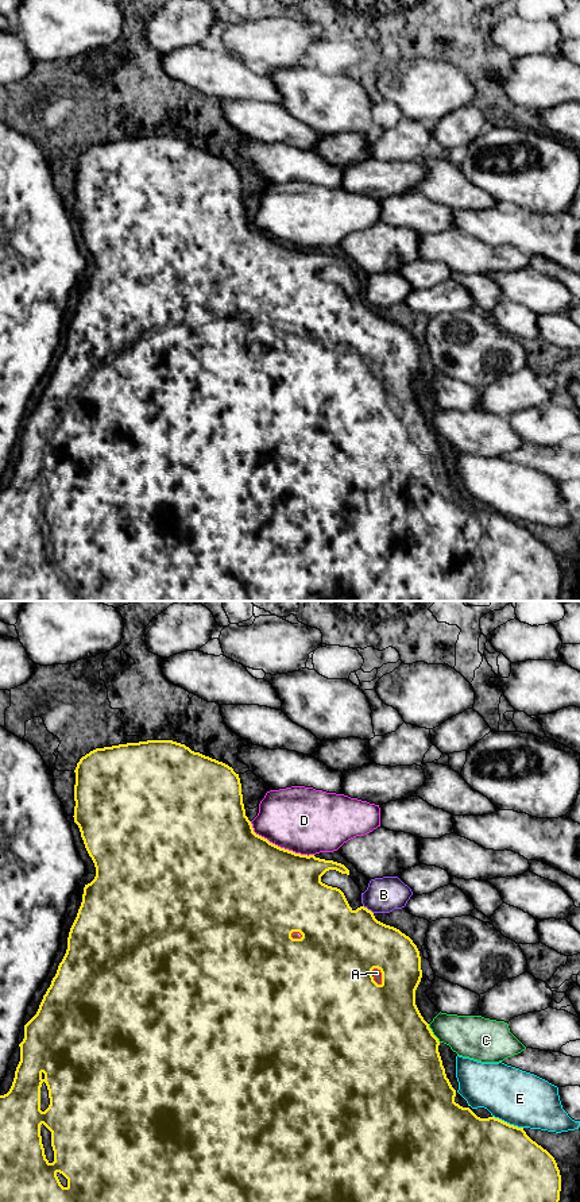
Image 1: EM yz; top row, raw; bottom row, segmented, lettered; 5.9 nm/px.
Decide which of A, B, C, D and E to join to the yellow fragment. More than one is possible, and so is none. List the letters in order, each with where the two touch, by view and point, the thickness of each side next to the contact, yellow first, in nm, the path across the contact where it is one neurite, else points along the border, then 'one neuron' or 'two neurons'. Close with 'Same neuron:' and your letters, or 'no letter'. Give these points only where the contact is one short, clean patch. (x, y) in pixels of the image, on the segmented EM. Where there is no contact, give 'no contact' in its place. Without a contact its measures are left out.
A: yz (382, 975) | 400/50 nm | one neuron
B: yz (367, 909) | 420/200 nm | two neurons
C: yz (432, 1033) | 500/260 nm | two neurons
D: yz (279, 847) | 500/400 nm | two neurons
E: yz (506, 1122) | 500/320 nm | two neurons
Same neuron: A

